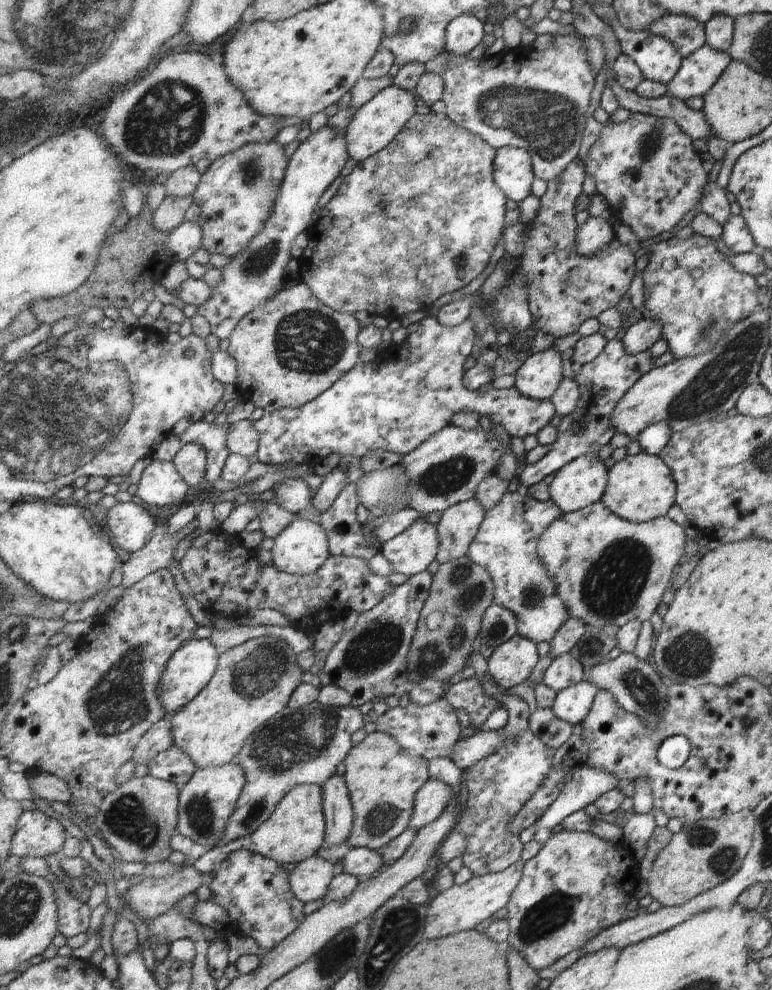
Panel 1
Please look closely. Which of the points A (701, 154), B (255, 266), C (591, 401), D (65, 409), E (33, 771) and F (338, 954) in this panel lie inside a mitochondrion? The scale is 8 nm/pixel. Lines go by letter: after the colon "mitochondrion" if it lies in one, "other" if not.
A: other
B: mitochondrion
C: other
D: mitochondrion
E: other
F: mitochondrion

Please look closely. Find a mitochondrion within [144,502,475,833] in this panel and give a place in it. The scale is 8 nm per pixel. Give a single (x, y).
(289, 744)

